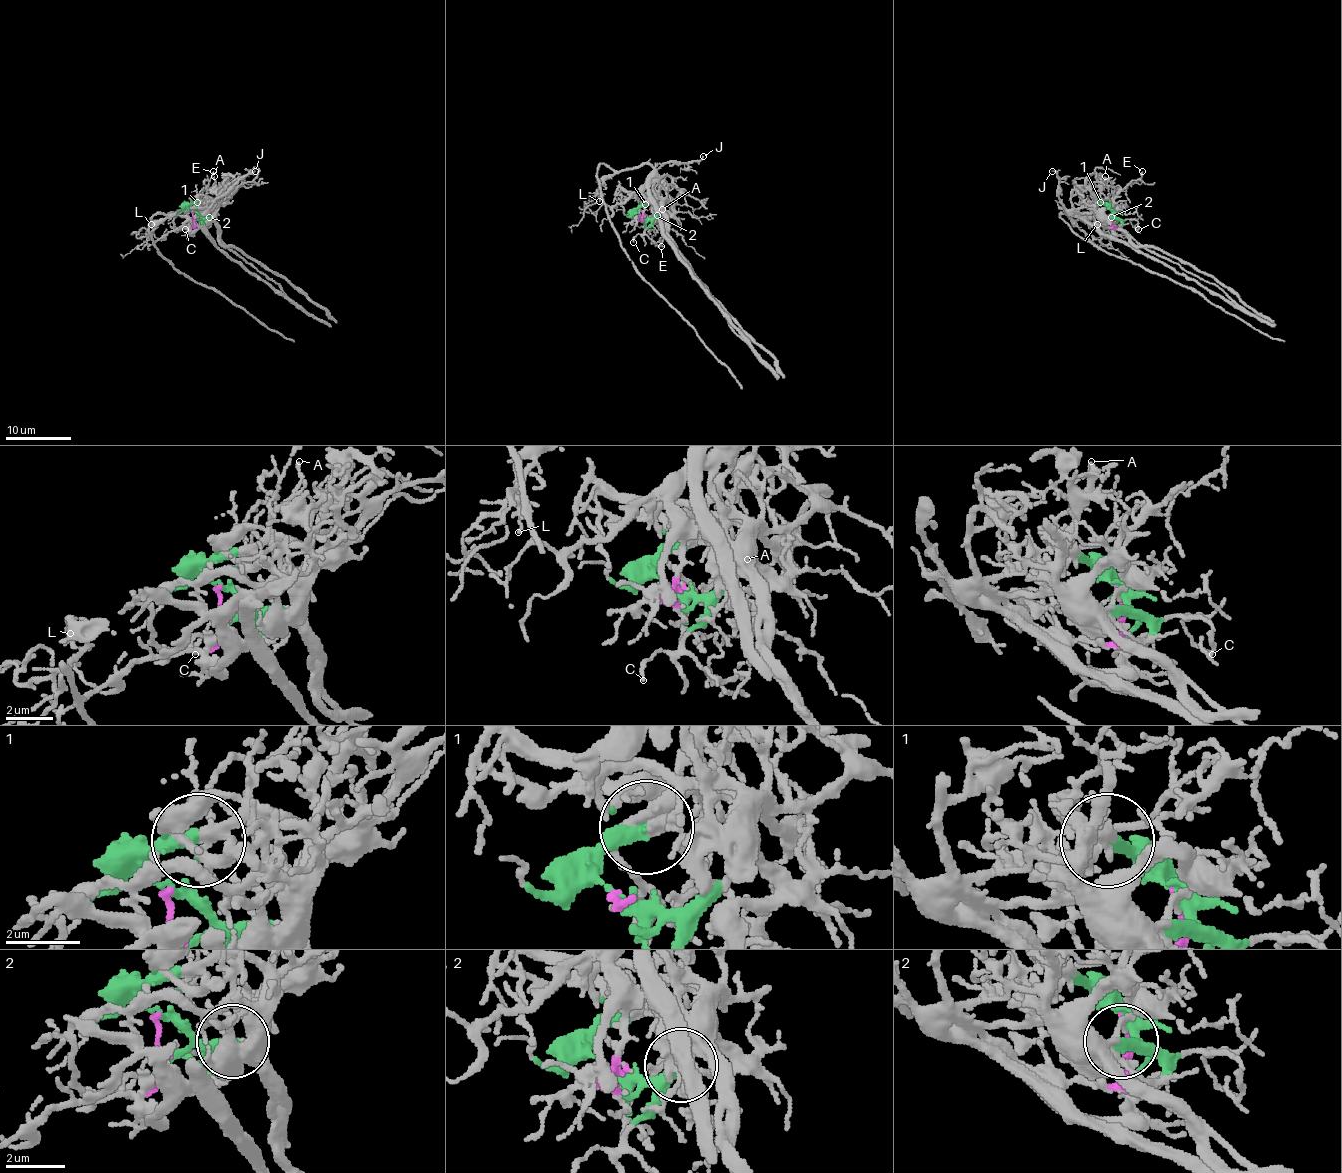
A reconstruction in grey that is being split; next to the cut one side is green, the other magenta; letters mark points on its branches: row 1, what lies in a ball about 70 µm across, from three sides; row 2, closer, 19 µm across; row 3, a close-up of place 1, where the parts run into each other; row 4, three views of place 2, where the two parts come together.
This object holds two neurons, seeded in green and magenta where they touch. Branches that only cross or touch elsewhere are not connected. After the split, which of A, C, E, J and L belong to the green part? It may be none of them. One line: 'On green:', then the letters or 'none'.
On green: A, C, E

